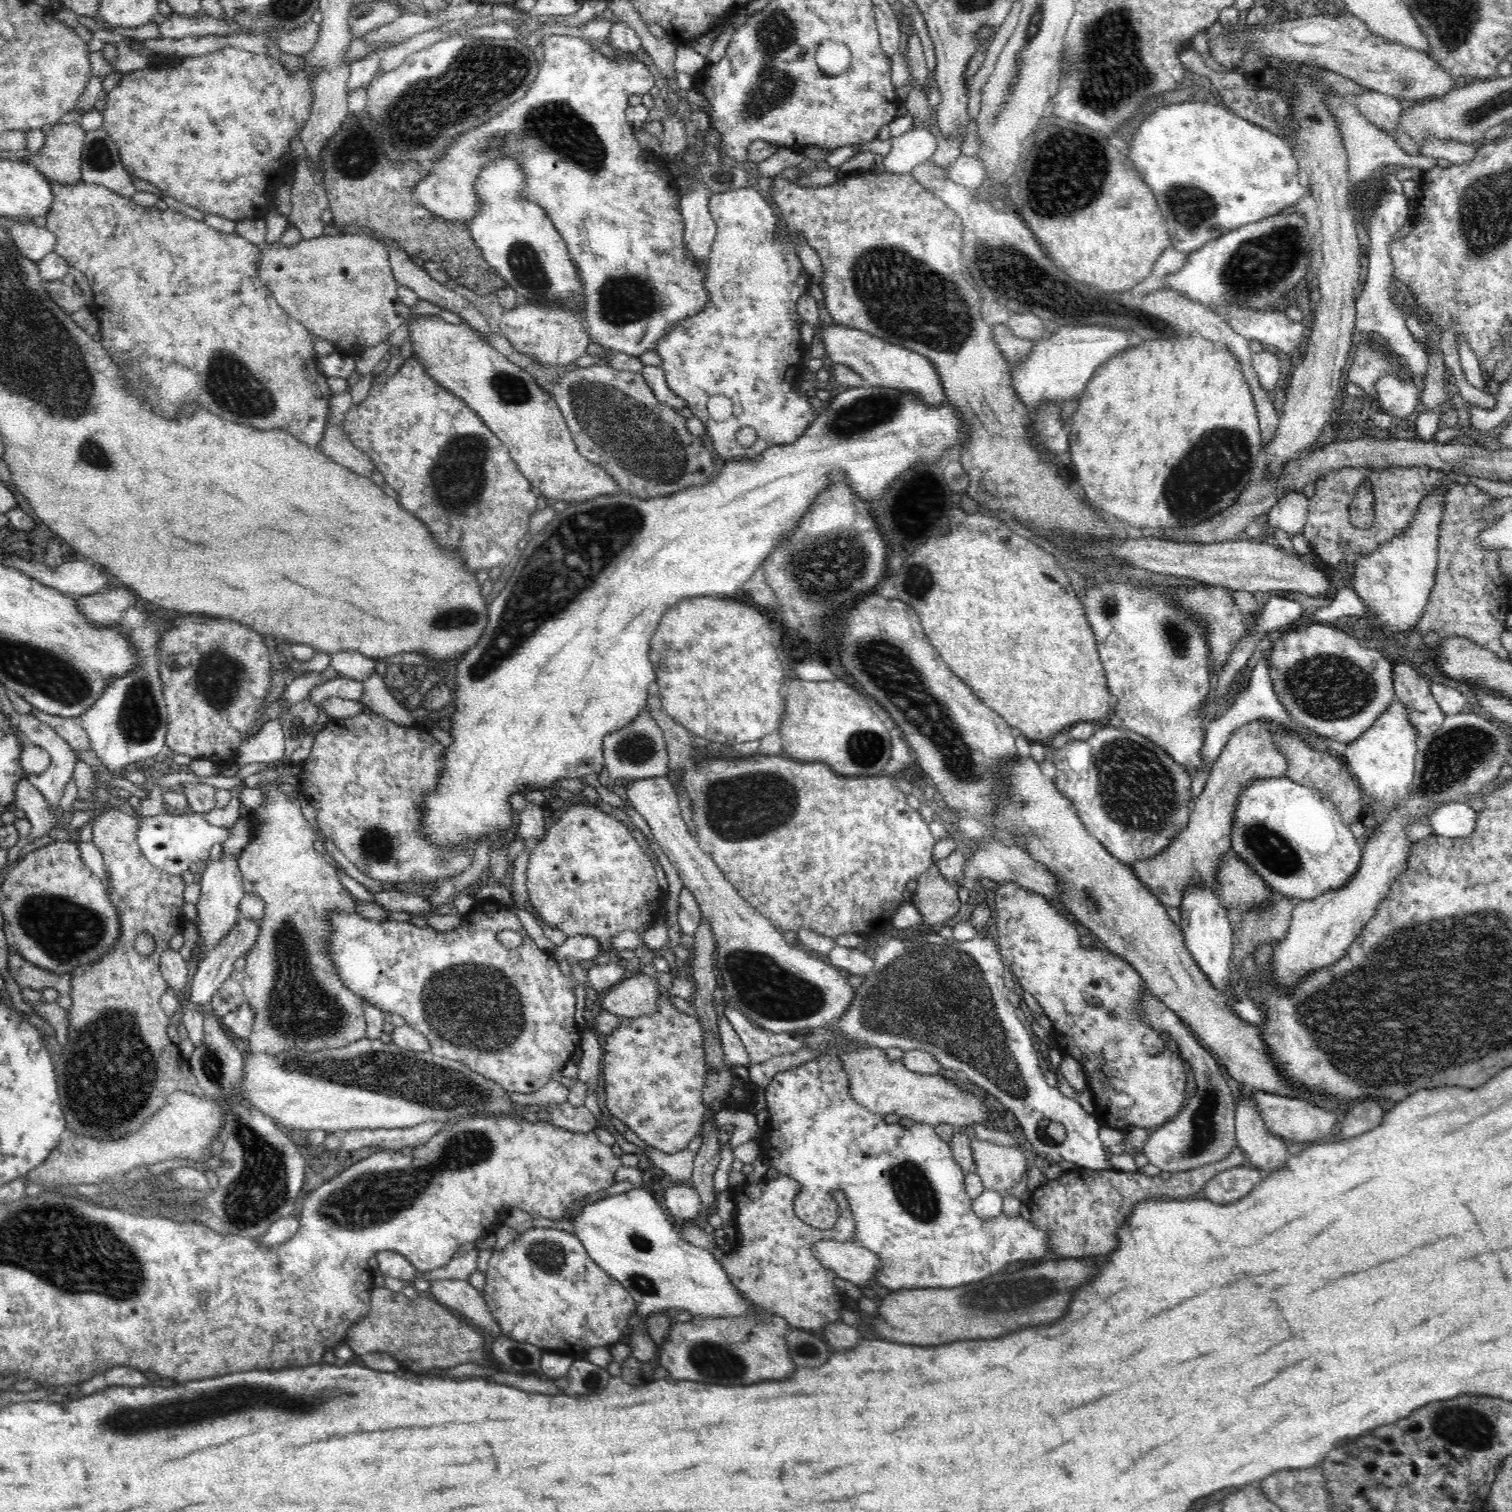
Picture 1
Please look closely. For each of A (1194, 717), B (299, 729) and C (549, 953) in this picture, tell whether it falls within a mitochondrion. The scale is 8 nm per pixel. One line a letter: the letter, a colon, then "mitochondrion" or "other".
A: other
B: other
C: other

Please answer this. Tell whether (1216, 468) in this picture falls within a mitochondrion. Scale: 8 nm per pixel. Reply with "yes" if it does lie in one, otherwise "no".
yes

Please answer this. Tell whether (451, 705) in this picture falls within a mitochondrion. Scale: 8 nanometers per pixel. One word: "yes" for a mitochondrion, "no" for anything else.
no

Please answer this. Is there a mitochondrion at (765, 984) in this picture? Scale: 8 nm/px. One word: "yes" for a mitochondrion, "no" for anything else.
yes

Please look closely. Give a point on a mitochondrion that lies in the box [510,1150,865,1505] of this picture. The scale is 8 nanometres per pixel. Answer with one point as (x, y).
(712, 1360)

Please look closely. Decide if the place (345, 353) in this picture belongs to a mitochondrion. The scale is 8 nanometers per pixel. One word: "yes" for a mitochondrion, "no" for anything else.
no

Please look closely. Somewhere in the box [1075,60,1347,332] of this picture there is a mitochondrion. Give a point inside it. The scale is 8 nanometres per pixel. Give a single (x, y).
(1258, 267)

